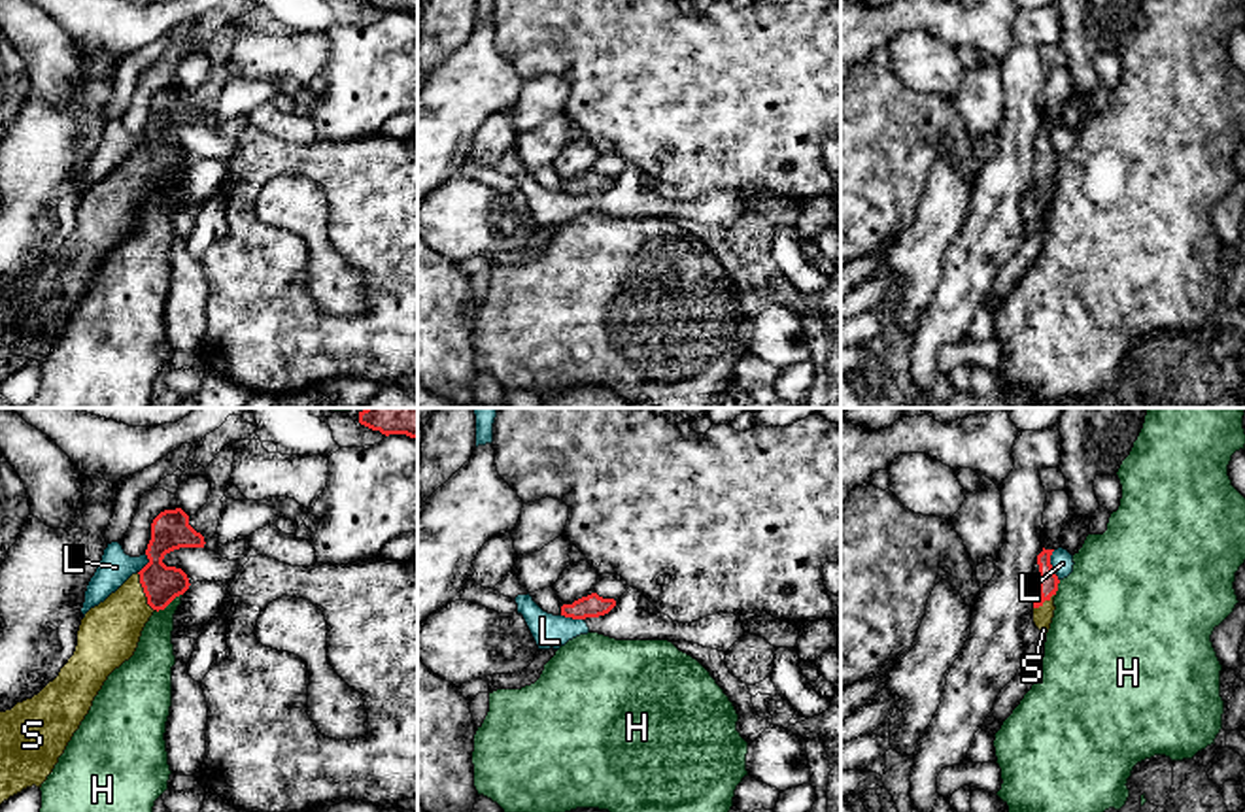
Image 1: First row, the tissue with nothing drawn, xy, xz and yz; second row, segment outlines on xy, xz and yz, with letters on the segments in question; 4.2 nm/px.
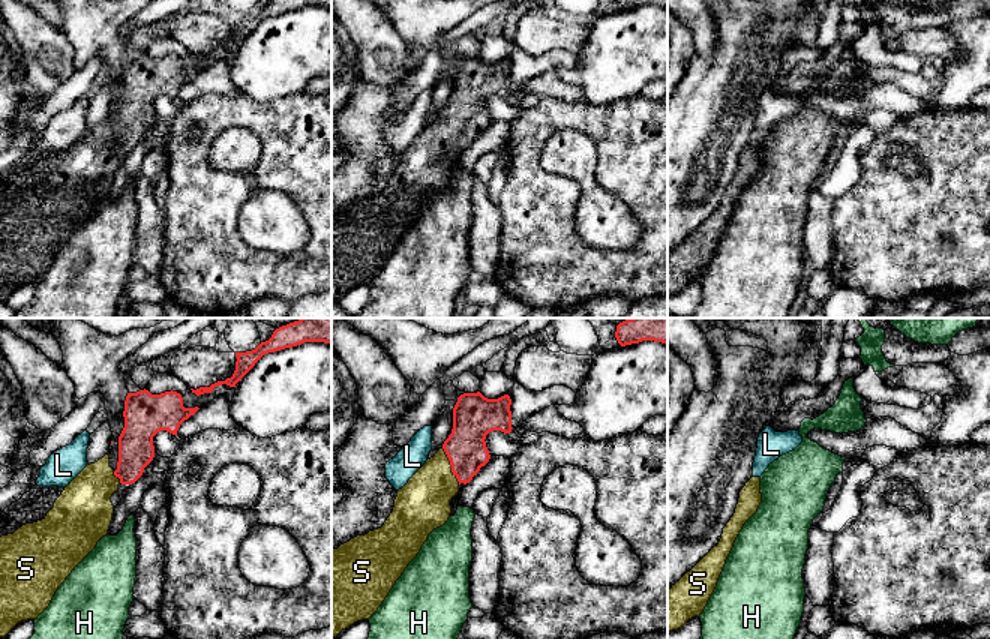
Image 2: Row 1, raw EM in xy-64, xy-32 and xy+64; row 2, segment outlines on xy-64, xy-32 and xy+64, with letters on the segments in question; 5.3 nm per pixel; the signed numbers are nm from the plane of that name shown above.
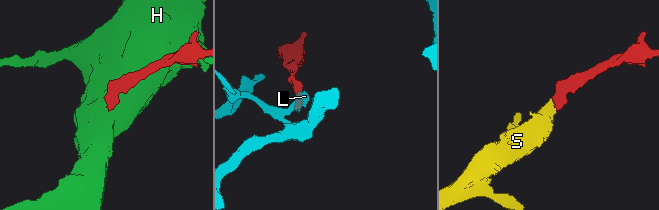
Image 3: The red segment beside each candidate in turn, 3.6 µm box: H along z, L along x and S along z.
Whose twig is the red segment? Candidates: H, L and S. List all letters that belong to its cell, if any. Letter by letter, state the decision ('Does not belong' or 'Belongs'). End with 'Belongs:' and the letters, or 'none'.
H: Does not belong
L: Does not belong
S: Belongs
Belongs: S

